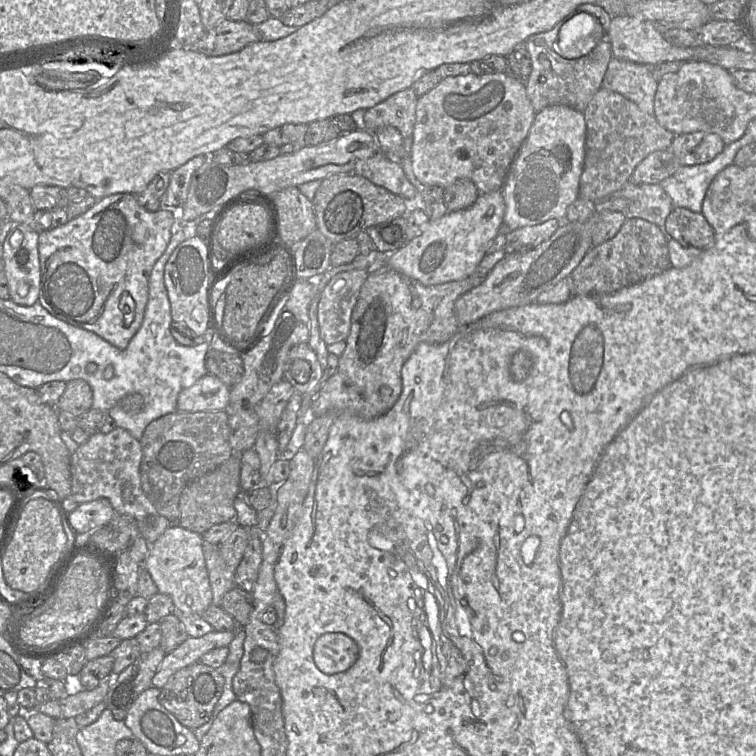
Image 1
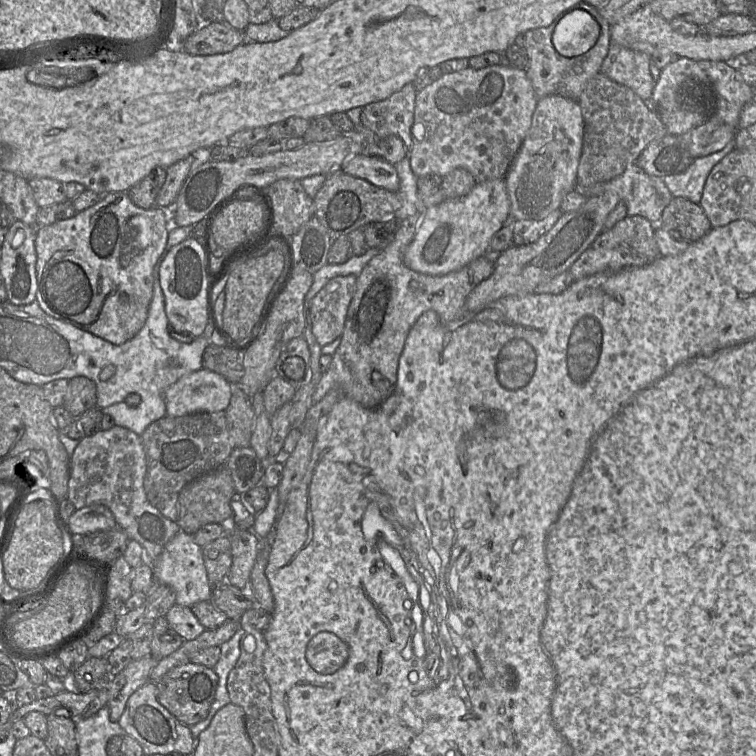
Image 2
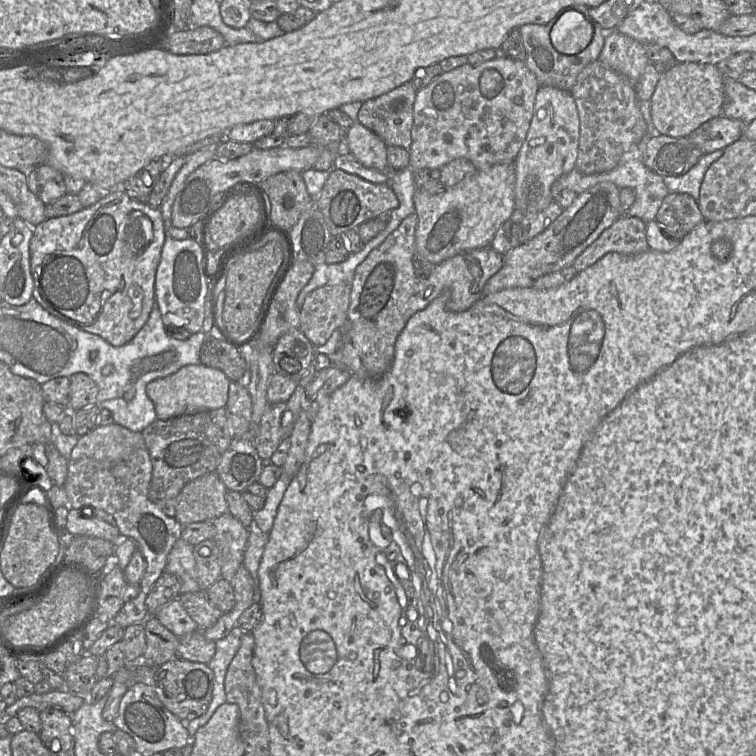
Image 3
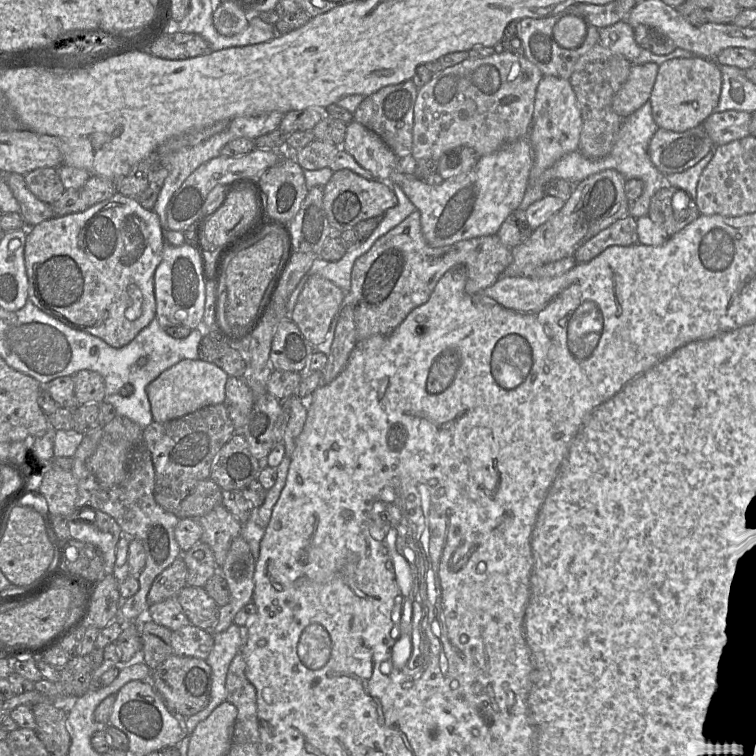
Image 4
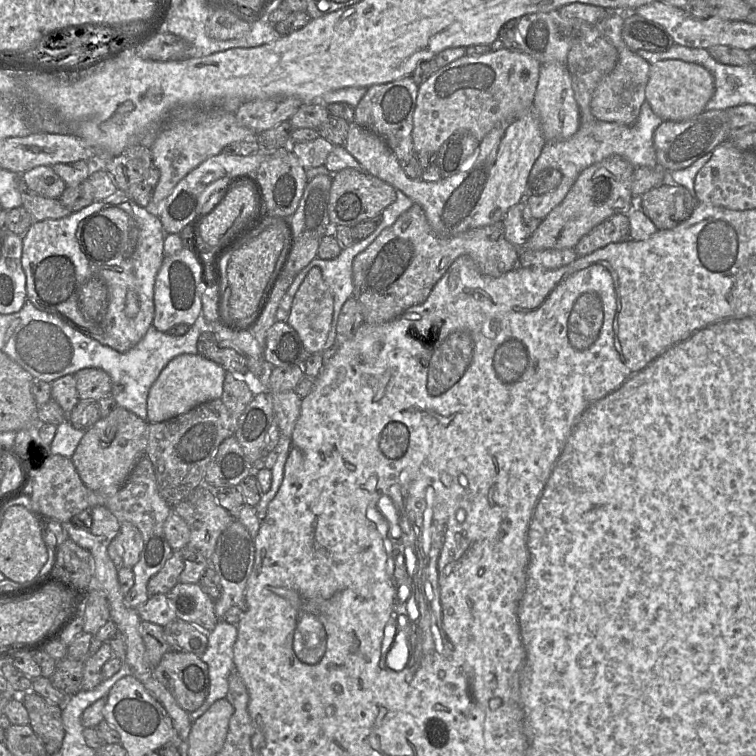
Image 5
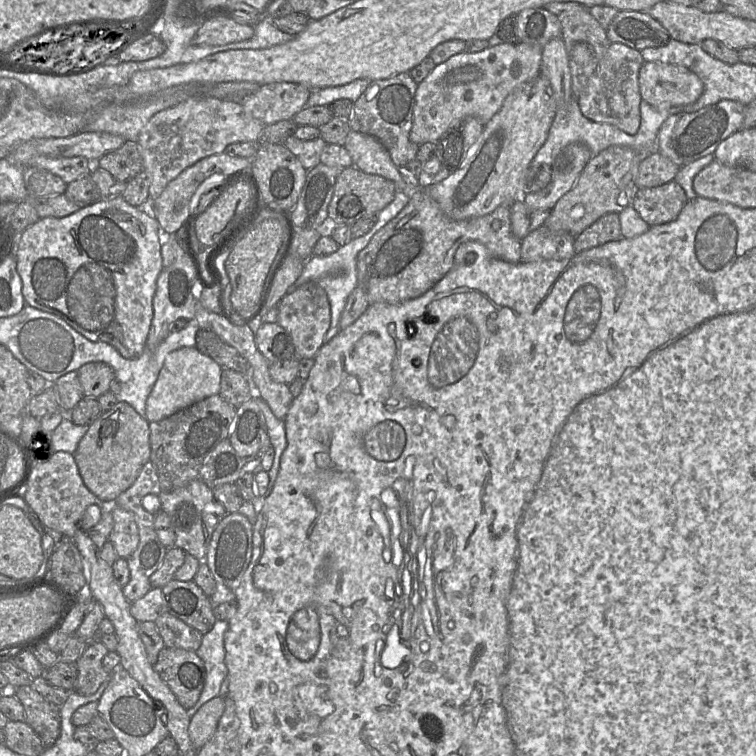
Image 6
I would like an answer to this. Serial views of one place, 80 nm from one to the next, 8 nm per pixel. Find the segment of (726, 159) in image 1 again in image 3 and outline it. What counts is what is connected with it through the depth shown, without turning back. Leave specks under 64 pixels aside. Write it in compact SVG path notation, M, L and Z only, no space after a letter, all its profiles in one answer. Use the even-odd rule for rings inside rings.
M718 149L708 154L703 154L698 162L686 173L677 176L663 177L666 186L671 193L687 193L696 201L700 196L700 187L704 175L710 165L719 159L724 149Z

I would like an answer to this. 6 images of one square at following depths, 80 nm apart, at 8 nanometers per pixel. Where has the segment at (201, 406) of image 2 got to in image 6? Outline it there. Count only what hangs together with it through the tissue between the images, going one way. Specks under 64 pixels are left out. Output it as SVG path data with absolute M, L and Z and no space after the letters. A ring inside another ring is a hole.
M183 347L169 353L146 401L147 421L162 420L198 401L219 394L222 369L196 347Z

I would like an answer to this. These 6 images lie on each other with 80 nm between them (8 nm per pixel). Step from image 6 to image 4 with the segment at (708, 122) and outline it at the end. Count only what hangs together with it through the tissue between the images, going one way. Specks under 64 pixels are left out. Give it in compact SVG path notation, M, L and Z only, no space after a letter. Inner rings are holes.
M701 123L684 132L658 128L650 140L648 153L654 166L669 175L694 166L713 148L714 144Z

